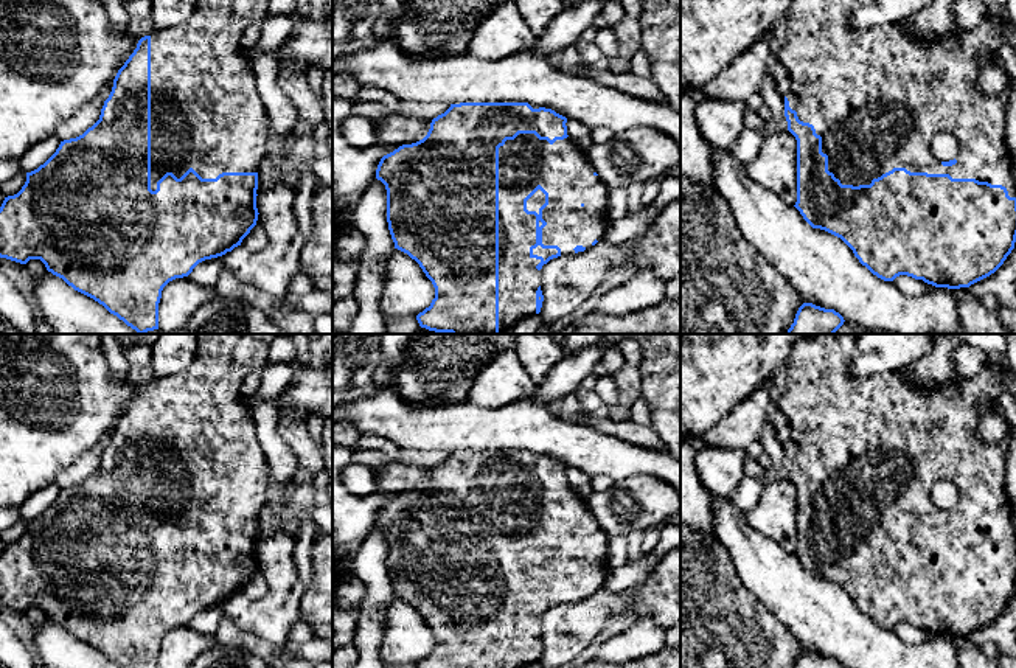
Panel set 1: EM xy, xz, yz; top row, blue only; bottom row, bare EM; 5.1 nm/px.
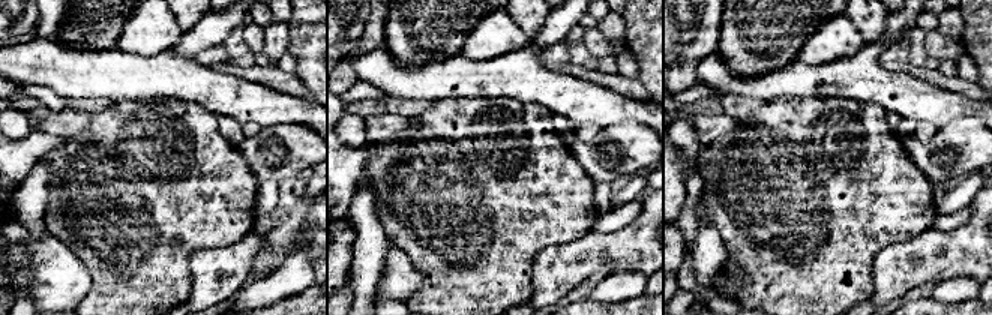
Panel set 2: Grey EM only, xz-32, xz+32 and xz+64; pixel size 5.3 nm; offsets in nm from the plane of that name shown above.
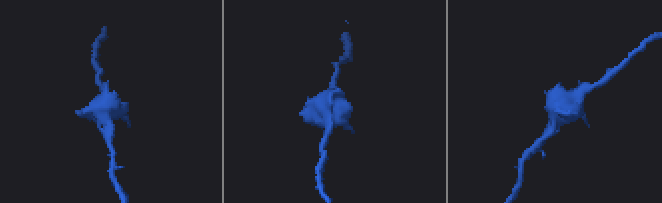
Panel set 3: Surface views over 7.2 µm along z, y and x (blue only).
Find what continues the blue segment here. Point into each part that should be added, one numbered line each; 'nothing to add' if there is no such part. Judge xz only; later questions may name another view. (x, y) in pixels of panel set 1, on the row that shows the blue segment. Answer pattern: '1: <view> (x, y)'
1: xz (564, 171)

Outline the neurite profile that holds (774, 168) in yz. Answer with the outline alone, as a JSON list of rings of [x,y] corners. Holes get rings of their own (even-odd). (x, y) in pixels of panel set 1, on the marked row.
[[[789,130],[764,134],[758,155],[746,166],[749,177],[789,205],[797,202],[797,140]]]

